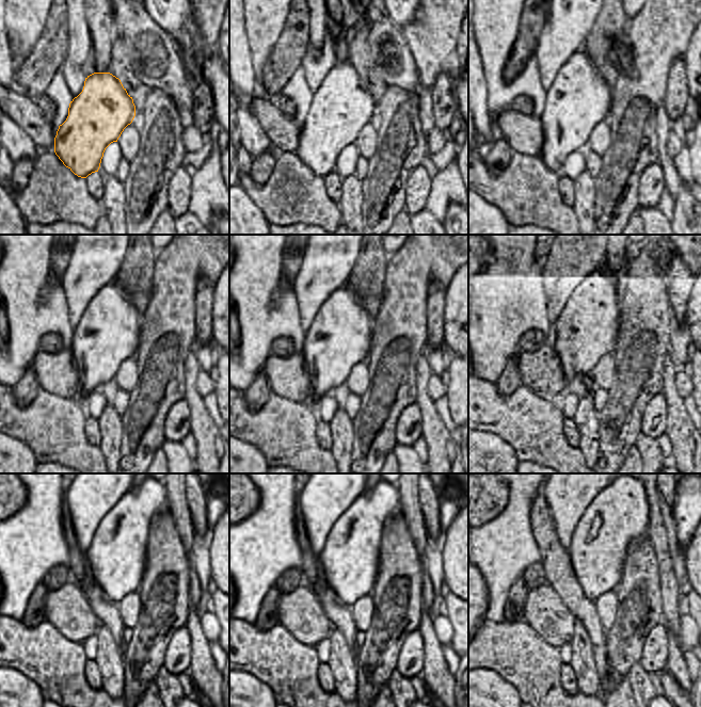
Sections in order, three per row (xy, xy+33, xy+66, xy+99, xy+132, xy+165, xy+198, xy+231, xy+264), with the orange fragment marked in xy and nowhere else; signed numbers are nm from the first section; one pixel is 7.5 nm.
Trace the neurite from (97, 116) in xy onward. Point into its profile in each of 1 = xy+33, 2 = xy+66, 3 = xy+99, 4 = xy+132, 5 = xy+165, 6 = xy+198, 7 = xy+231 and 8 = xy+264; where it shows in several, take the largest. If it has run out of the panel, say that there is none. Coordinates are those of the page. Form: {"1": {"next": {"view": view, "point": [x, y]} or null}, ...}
{"1": {"next": {"view": "xy+33", "point": [341, 107]}}, "2": {"next": {"view": "xy+66", "point": [580, 100]}}, "3": {"next": {"view": "xy+99", "point": [104, 340]}}, "4": {"next": {"view": "xy+132", "point": [343, 331]}}, "5": {"next": {"view": "xy+165", "point": [586, 330]}}, "6": {"next": {"view": "xy+198", "point": [117, 550]}}, "7": {"next": {"view": "xy+231", "point": [353, 553]}}, "8": {"next": {"view": "xy+264", "point": [619, 515]}}}

